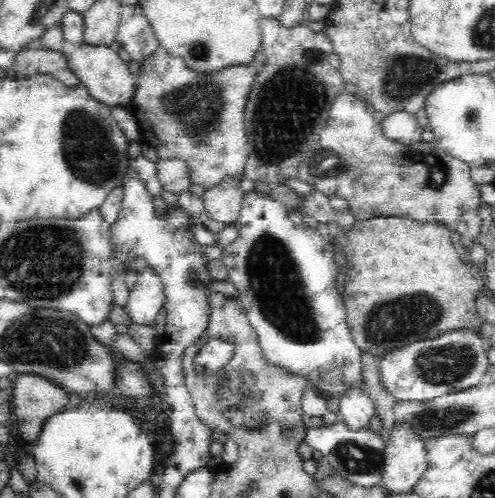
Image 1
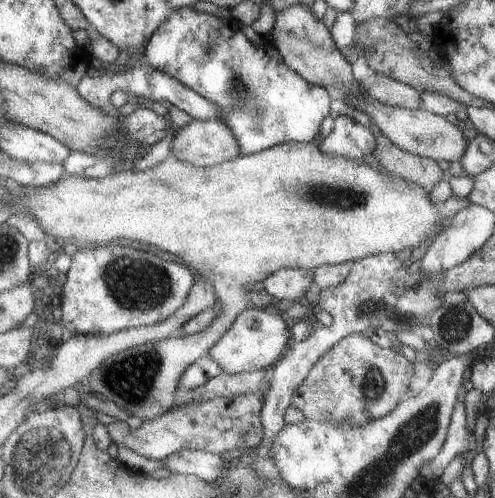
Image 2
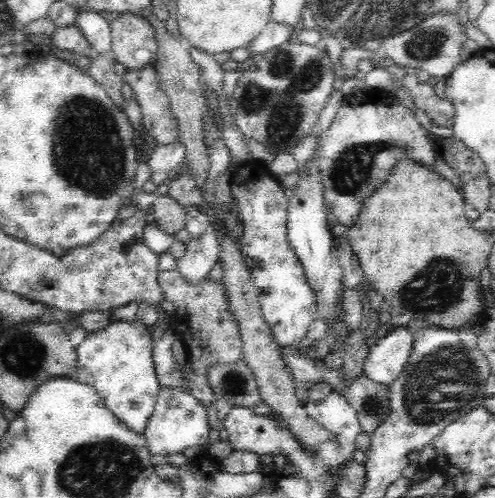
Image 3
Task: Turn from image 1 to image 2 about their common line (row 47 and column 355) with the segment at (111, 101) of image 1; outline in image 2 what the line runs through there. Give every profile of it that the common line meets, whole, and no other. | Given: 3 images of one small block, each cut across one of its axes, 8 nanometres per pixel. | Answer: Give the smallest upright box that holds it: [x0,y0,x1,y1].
[273,4,471,162]

